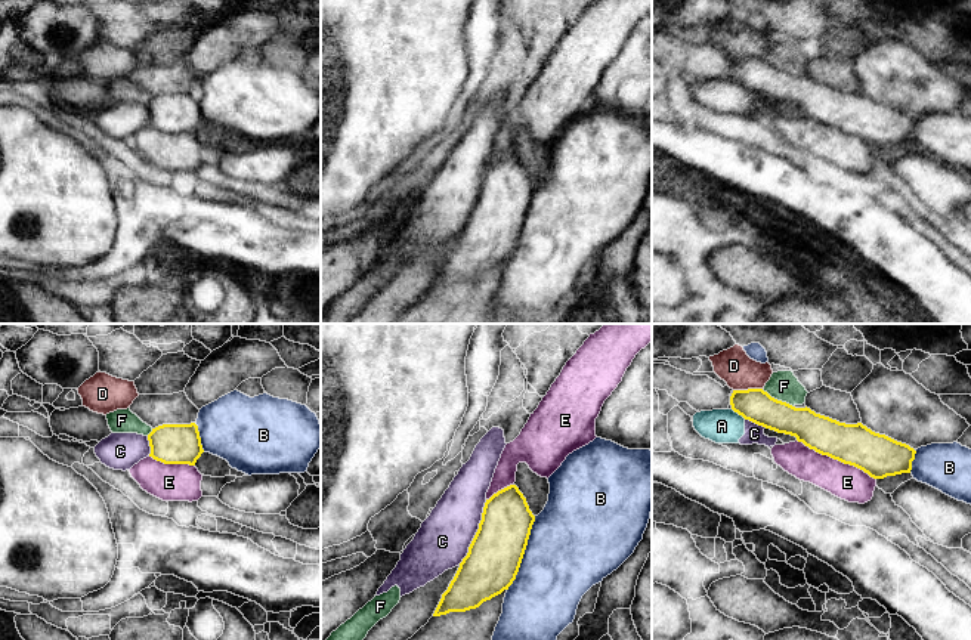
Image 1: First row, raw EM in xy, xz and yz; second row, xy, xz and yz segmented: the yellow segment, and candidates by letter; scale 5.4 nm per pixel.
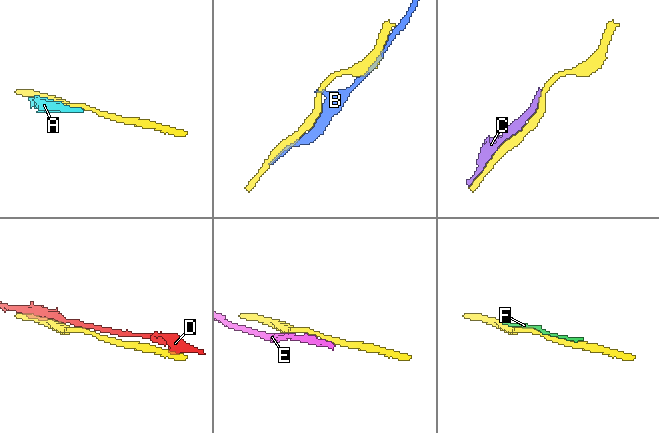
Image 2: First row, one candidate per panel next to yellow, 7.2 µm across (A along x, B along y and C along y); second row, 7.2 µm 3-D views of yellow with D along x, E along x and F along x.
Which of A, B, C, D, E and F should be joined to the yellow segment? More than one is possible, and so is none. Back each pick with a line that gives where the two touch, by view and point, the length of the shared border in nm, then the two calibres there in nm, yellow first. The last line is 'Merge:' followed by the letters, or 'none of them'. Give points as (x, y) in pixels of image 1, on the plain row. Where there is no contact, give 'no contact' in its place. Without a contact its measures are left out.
Merge: none of them

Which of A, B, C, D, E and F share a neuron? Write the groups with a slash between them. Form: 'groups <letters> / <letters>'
groups A C / B / D / E / F

